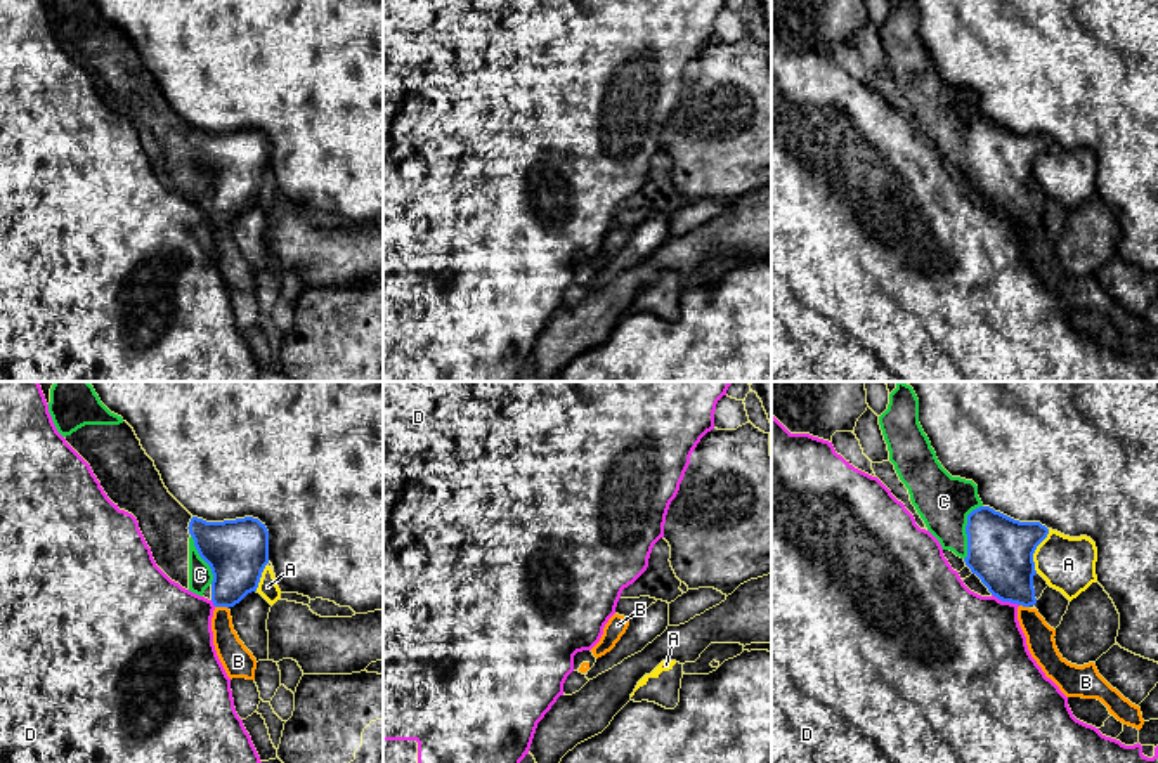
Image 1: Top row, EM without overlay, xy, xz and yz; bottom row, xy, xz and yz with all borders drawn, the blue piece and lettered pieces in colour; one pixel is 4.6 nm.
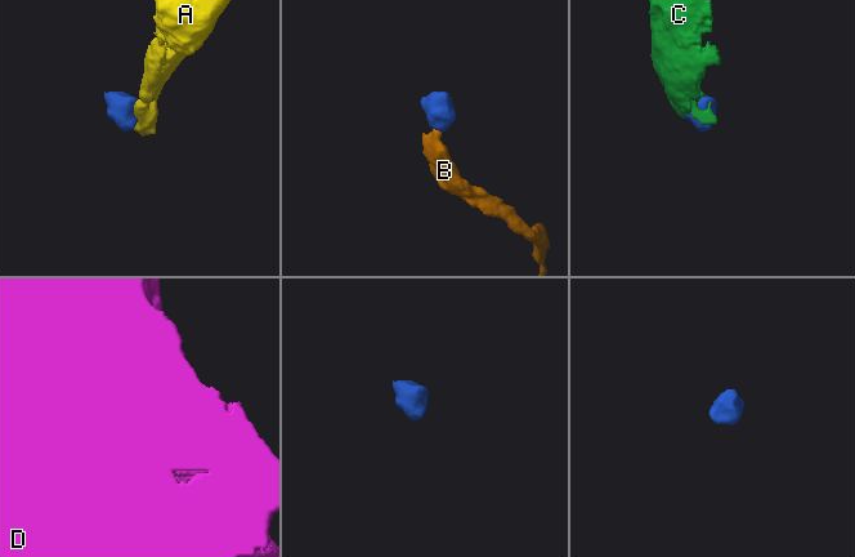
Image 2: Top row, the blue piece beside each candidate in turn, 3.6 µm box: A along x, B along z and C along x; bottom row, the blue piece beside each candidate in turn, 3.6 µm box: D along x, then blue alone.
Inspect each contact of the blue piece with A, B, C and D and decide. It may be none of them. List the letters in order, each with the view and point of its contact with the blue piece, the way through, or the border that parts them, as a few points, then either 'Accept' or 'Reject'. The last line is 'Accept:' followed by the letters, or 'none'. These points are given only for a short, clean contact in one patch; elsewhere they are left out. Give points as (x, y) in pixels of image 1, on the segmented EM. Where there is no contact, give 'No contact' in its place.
A: Touches blue at yz (1034, 552). Boundary: yz (1049, 529), (1034, 554), (1035, 573). Reject
B: Touches blue at xy (222, 606). Path across: xy (236, 554), (236, 573), (222, 606), (222, 632), (233, 654). Accept
C: Touches blue at yz (966, 531). Accept
D: Touches blue at yz (1006, 600). Boundary: yz (992, 593), (1018, 606). Reject
Accept: B, C

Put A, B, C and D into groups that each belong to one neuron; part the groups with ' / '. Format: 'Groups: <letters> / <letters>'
Groups: A / B C / D

